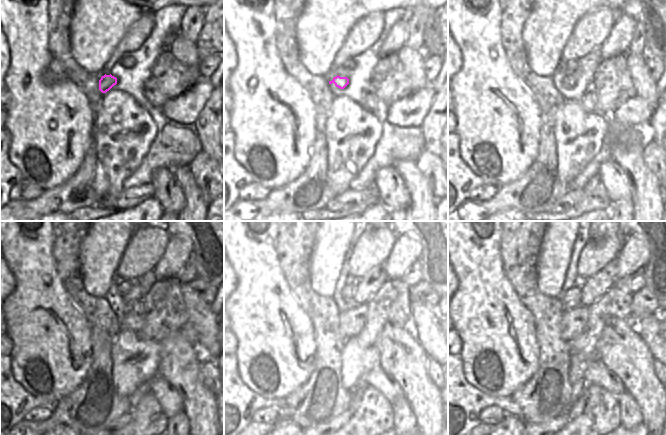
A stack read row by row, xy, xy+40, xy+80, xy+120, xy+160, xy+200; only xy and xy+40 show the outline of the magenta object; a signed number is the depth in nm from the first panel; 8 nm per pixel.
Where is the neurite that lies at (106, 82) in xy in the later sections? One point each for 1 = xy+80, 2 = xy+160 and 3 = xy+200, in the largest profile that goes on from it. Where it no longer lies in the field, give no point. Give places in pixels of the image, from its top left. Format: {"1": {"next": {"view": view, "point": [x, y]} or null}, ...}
{"1": {"next": {"view": "xy+80", "point": [570, 81]}}, "2": {"next": {"view": "xy+160", "point": [365, 288]}}, "3": {"next": {"view": "xy+200", "point": [592, 288]}}}

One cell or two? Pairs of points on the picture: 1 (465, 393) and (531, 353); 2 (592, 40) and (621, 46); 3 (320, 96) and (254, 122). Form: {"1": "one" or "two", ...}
{"1": "two", "2": "two", "3": "two"}

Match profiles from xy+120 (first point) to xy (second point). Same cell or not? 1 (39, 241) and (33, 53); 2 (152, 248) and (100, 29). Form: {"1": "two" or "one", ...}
{"1": "one", "2": "two"}

